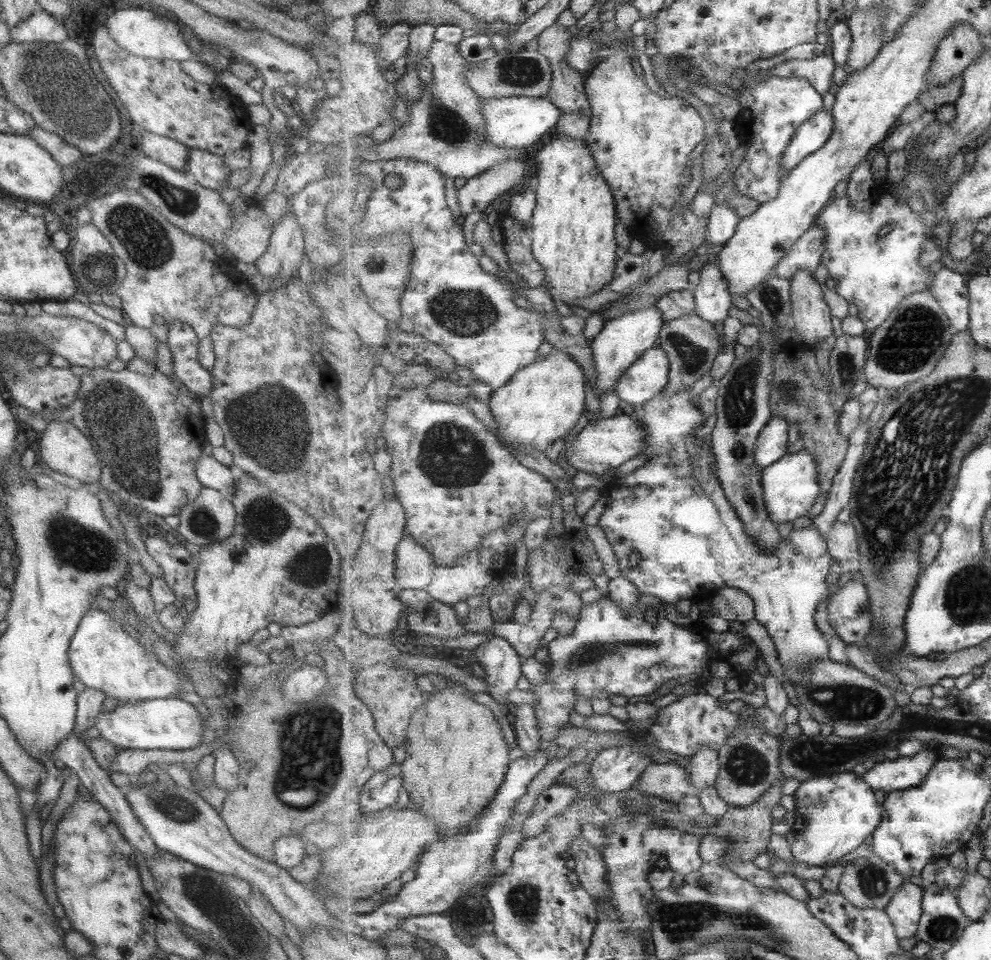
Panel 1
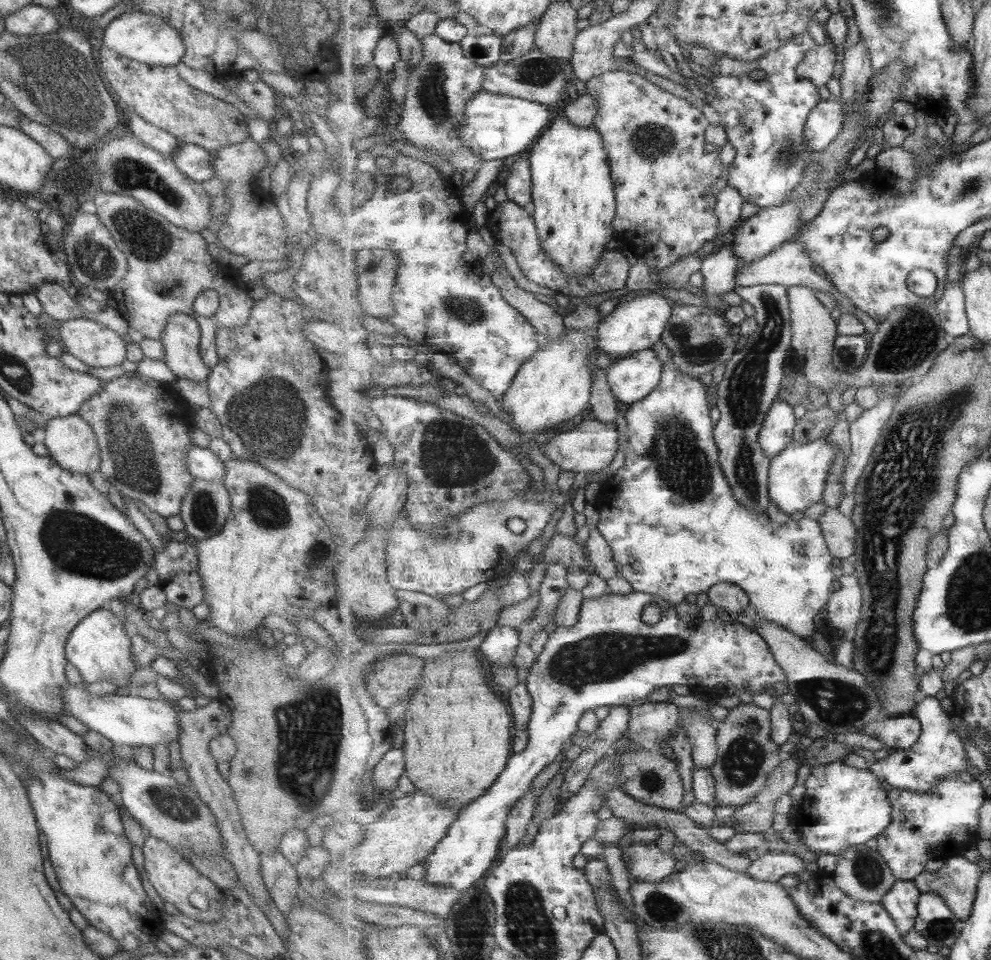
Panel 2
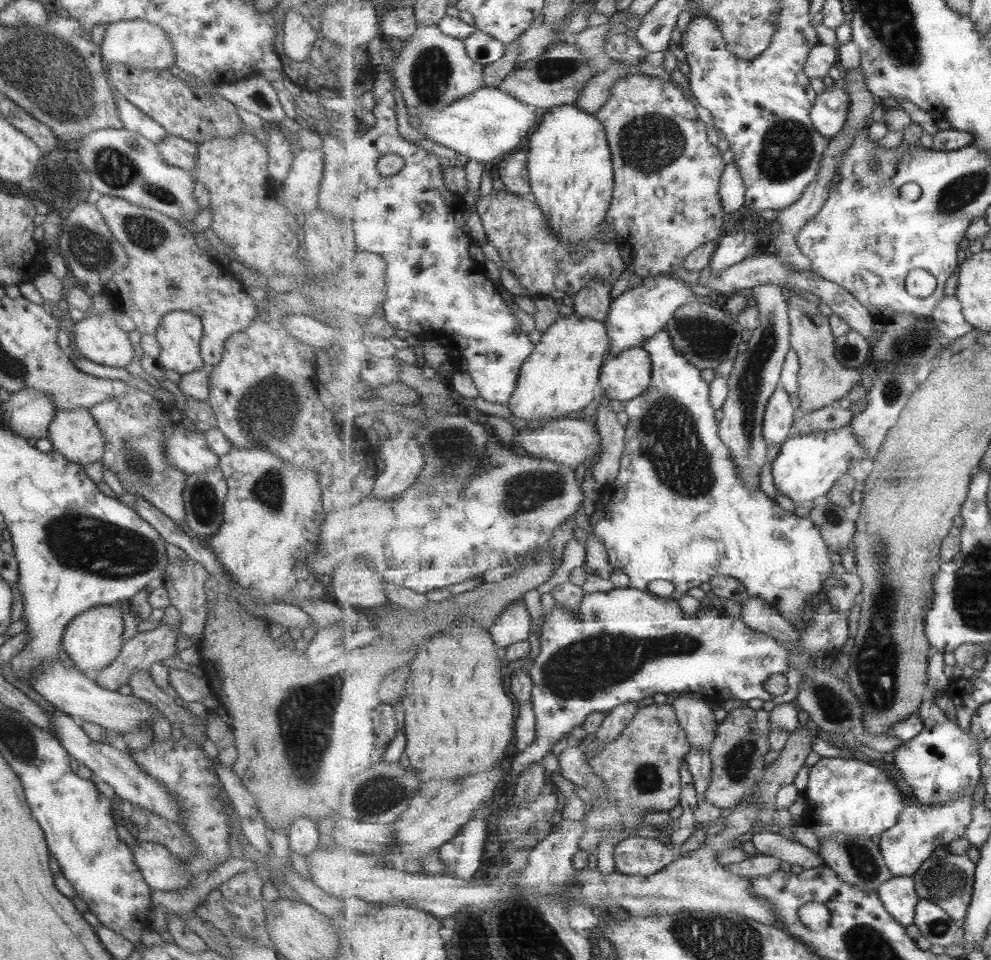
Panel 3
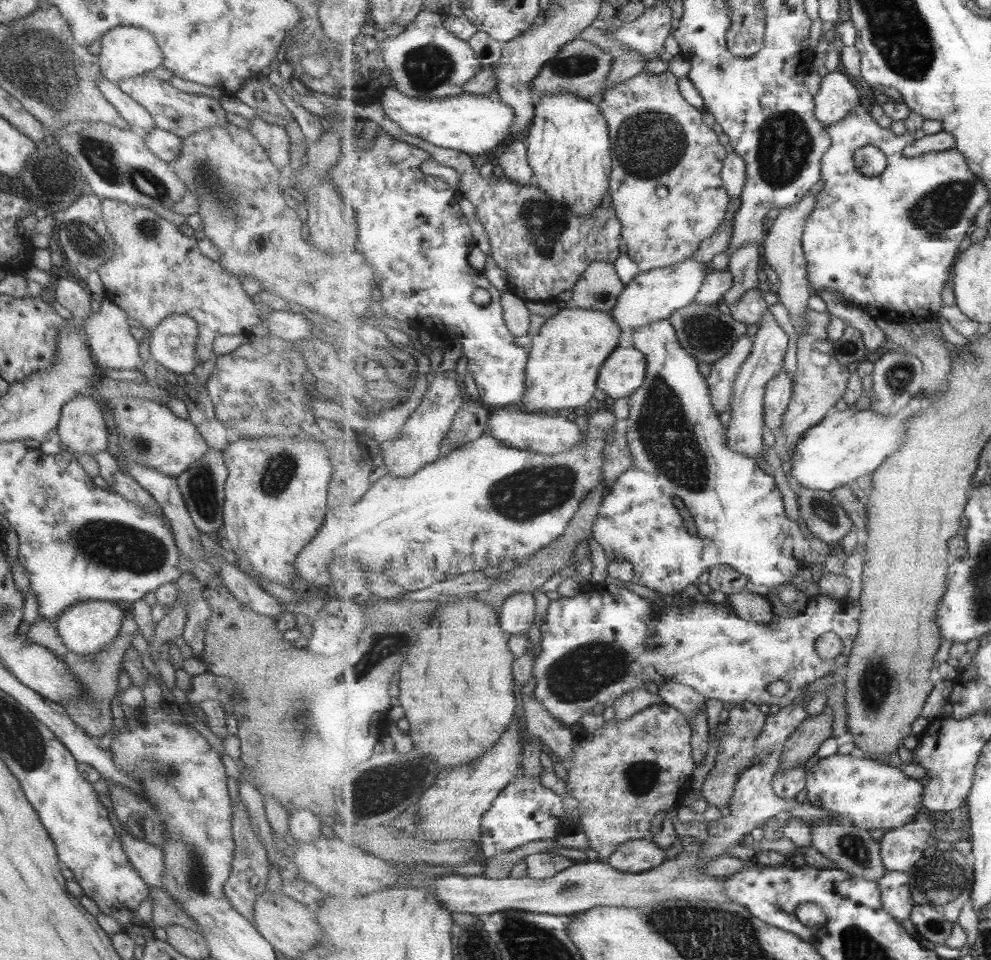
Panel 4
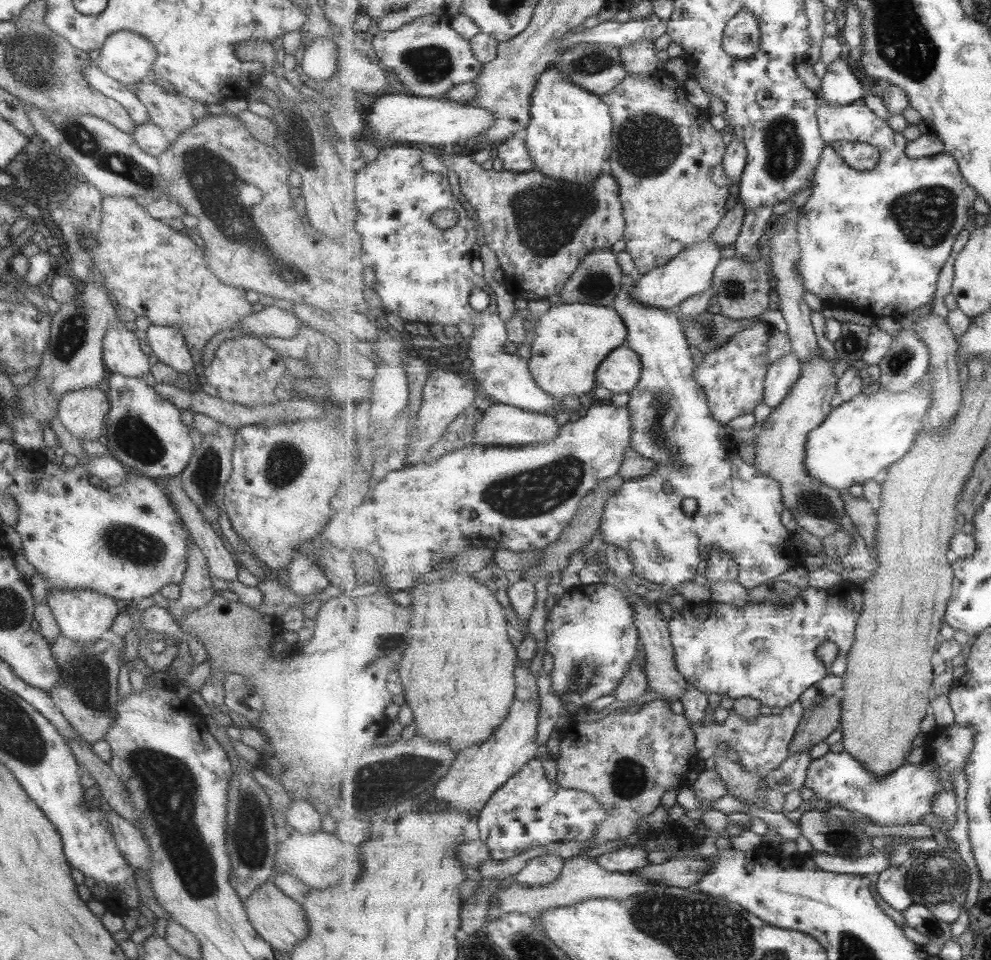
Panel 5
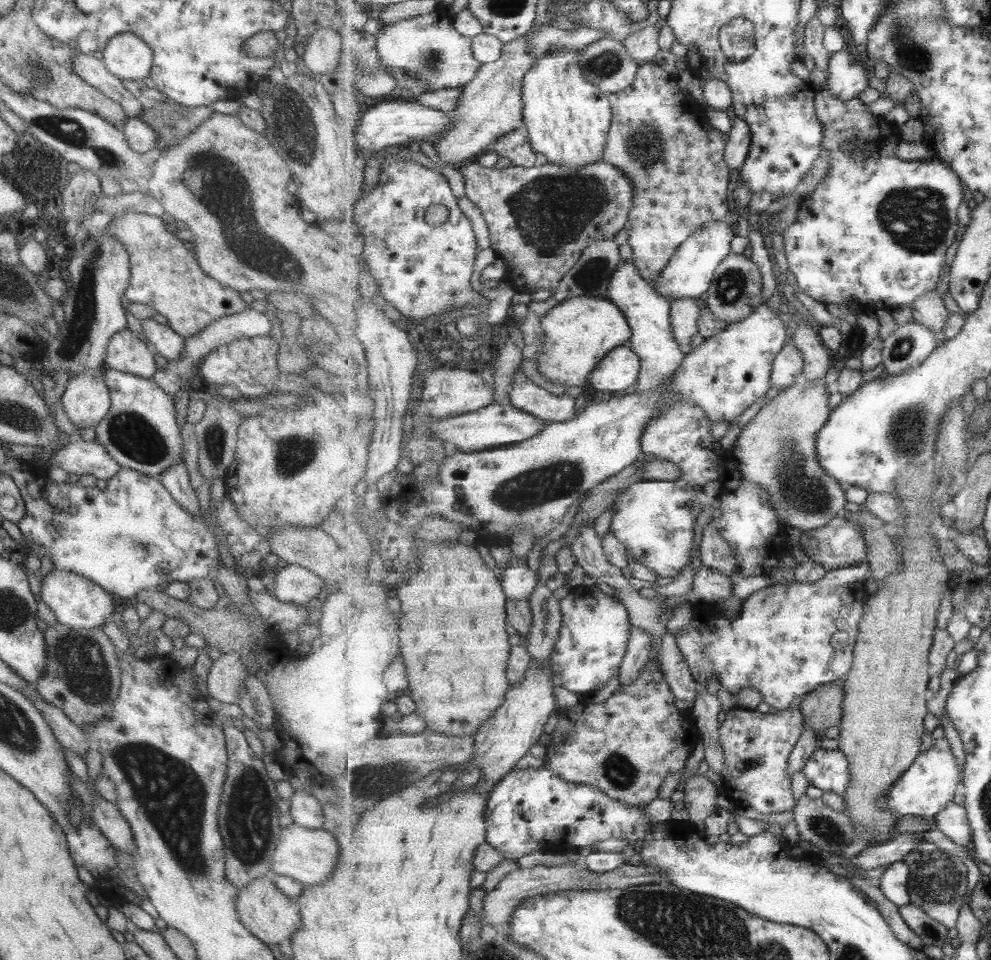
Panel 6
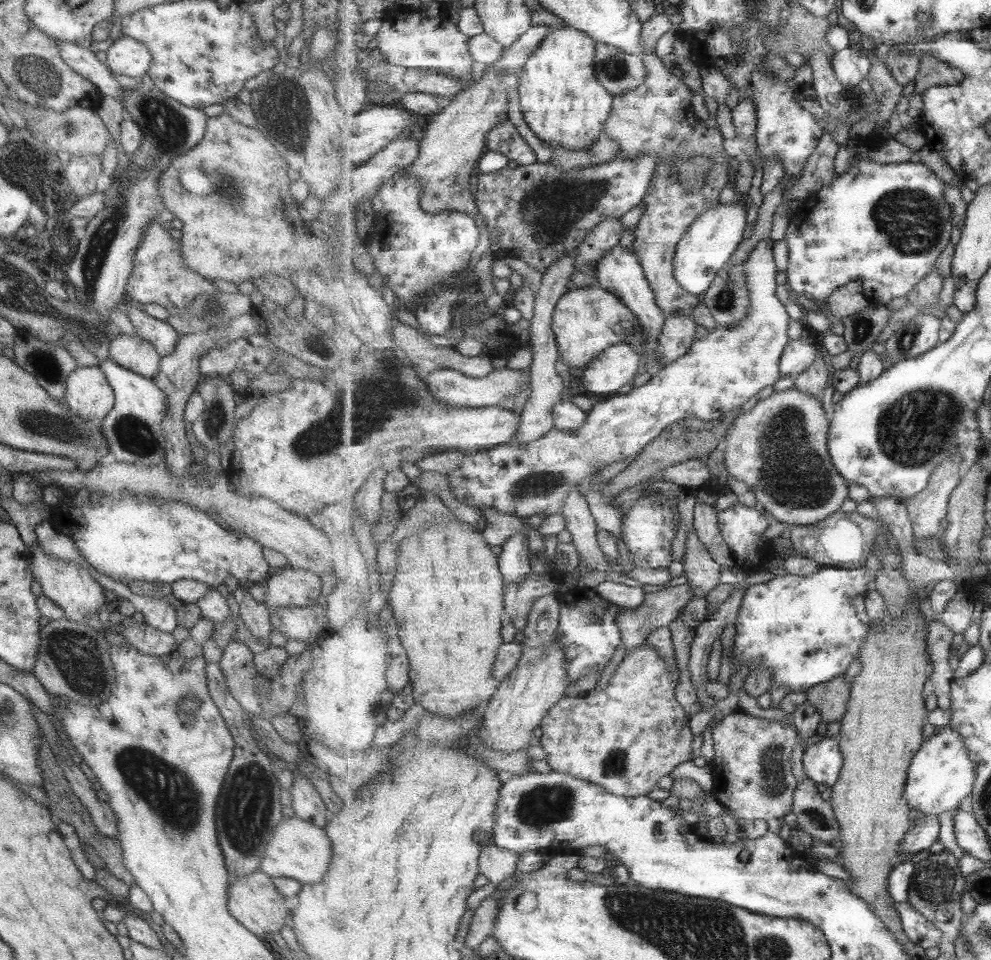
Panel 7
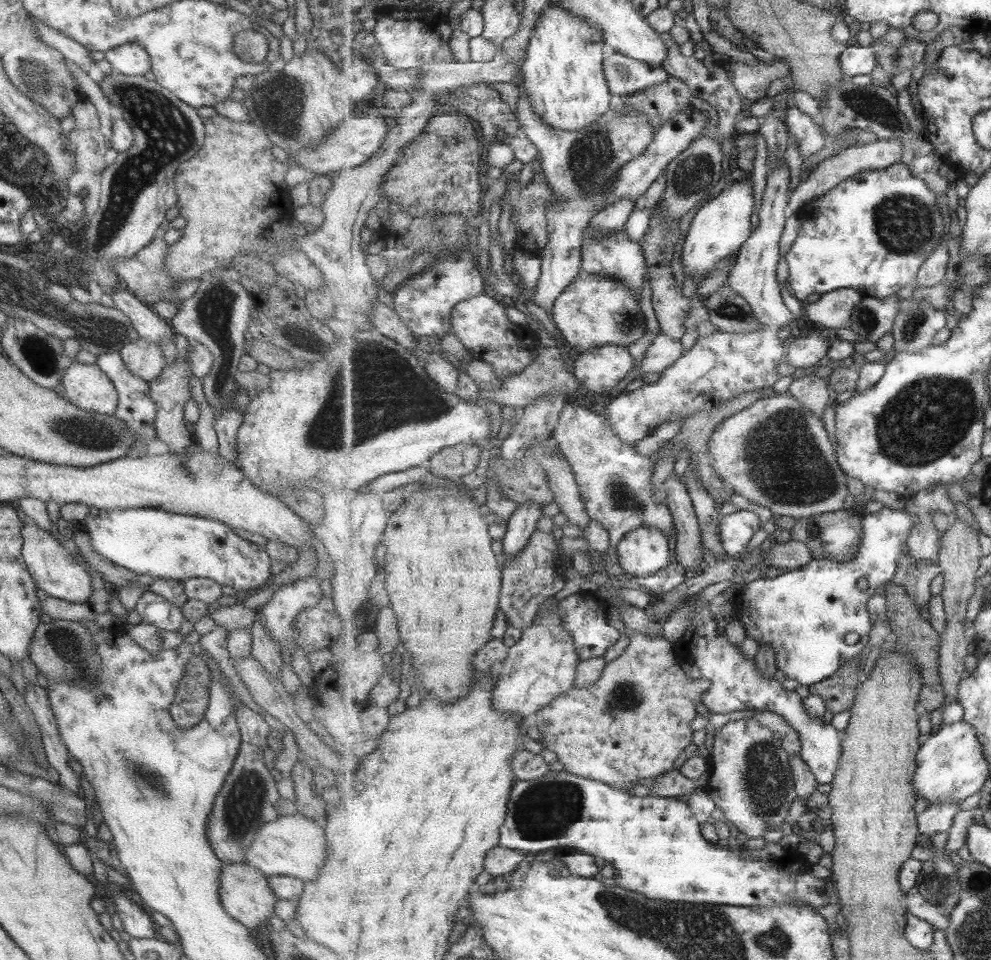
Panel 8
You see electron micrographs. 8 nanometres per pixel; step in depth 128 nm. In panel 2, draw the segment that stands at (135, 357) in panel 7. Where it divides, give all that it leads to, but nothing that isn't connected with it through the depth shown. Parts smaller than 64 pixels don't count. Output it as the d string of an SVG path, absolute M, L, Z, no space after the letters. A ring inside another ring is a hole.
M74 318L63 321L59 326L59 338L67 353L72 354L73 357L85 363L88 367L113 367L121 365L126 360L125 351L128 343L125 343L125 340L119 334L93 320Z

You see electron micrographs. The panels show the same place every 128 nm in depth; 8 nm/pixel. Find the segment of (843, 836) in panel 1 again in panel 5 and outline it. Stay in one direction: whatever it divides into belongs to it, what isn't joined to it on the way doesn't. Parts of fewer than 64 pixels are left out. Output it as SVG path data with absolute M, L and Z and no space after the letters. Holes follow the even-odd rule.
M847 751L838 753L827 752L822 757L813 759L808 768L808 778L806 788L811 789L818 799L828 801L829 807L840 807L849 811L857 811L866 816L873 824L878 826L905 826L922 823L921 816L932 812L935 798L942 792L939 785L941 767L935 759L926 757L921 763L906 763L897 768L890 776L875 777L873 773L867 771L867 766L859 761Z

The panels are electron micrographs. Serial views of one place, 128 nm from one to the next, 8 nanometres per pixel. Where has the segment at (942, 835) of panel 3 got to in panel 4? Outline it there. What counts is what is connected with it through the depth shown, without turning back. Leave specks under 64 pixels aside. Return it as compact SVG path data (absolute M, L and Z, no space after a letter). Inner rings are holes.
M924 814L915 816L913 823L907 824L902 828L886 831L882 838L882 858L883 863L889 871L910 872L923 858L924 853L933 848L935 838L931 837L930 832L934 831L933 822Z

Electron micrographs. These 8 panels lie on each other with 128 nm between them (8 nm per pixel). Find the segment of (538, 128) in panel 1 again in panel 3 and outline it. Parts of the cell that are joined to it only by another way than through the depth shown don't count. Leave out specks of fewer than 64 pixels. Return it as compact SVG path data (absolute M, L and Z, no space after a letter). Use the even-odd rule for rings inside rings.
M481 87L473 94L467 95L447 106L440 112L428 112L421 119L418 131L428 135L437 144L455 149L471 160L481 164L497 160L499 156L513 153L523 142L523 138L537 124L531 106L505 92L501 88Z

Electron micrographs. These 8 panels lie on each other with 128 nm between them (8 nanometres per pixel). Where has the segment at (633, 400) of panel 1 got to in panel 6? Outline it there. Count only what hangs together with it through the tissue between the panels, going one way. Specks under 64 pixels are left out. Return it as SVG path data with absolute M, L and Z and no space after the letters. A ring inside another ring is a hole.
M626 344L615 348L606 356L592 373L590 383L601 392L627 390L638 383L641 371L640 356Z

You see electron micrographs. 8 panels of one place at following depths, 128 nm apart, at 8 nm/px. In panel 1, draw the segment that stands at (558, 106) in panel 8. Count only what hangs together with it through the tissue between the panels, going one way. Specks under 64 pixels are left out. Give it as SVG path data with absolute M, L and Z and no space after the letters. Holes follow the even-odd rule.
M553 135L533 158L537 168L539 188L537 188L537 208L530 225L533 239L534 257L543 264L547 271L546 284L542 288L549 291L555 301L563 302L568 307L575 298L587 298L602 288L609 288L615 279L617 267L617 228L618 204L611 185L603 176L595 162L595 156L583 139L573 139L567 135Z

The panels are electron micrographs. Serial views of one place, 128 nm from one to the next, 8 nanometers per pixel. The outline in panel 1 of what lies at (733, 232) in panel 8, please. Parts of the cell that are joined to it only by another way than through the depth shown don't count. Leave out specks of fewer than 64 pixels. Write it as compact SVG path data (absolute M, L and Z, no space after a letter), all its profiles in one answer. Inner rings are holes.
M656 305L650 308L643 308L636 312L629 312L624 316L606 322L603 331L597 334L592 343L593 355L598 373L598 384L593 387L597 396L601 393L617 390L617 384L637 360L640 360L643 353L651 348L658 346L661 330L665 325L663 314Z

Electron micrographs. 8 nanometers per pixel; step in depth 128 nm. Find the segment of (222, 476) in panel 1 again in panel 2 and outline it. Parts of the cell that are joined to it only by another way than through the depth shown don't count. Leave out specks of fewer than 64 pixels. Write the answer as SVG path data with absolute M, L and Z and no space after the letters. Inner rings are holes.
M190 444L185 452L187 470L195 479L219 481L225 475L225 464L208 448Z

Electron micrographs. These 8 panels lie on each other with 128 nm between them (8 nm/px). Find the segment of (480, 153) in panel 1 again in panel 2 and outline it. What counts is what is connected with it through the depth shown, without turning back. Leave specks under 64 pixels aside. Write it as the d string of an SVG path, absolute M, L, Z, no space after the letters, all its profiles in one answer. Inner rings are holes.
M437 33L425 37L422 44L423 59L417 65L409 65L406 99L395 127L414 146L434 149L436 154L451 164L455 172L469 168L478 170L483 158L475 156L475 152L461 142L459 129L466 119L467 103L483 90L486 67L467 57L462 43L443 40Z

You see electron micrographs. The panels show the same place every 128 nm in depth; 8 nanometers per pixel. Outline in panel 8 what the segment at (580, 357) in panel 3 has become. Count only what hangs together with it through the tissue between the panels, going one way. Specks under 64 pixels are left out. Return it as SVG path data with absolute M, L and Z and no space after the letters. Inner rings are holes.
M601 273L578 276L555 302L552 318L569 347L577 352L607 345L628 347L647 332L647 318L631 287L613 275Z

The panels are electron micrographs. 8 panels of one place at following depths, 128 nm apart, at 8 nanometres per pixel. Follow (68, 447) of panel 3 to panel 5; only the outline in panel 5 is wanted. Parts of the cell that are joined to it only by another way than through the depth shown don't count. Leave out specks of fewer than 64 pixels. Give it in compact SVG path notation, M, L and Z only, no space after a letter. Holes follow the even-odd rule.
M85 387L75 391L67 391L61 395L57 405L56 416L65 429L76 439L101 440L103 420L109 410L105 387Z

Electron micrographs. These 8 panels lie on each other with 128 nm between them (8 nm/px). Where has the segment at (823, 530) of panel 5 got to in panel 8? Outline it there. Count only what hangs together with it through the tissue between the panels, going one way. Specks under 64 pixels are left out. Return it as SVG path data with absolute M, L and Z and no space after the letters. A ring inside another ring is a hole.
M785 392L761 398L749 408L721 423L710 441L710 463L721 480L732 485L734 492L751 503L764 505L773 514L792 516L796 521L809 516L837 512L845 508L850 494L848 476L838 461L821 416L811 412L801 400Z

